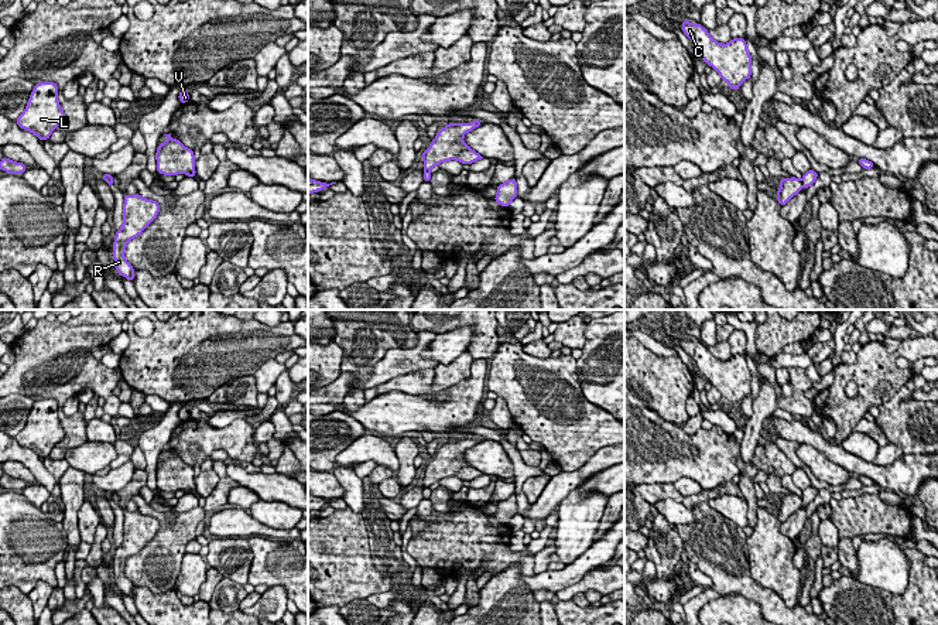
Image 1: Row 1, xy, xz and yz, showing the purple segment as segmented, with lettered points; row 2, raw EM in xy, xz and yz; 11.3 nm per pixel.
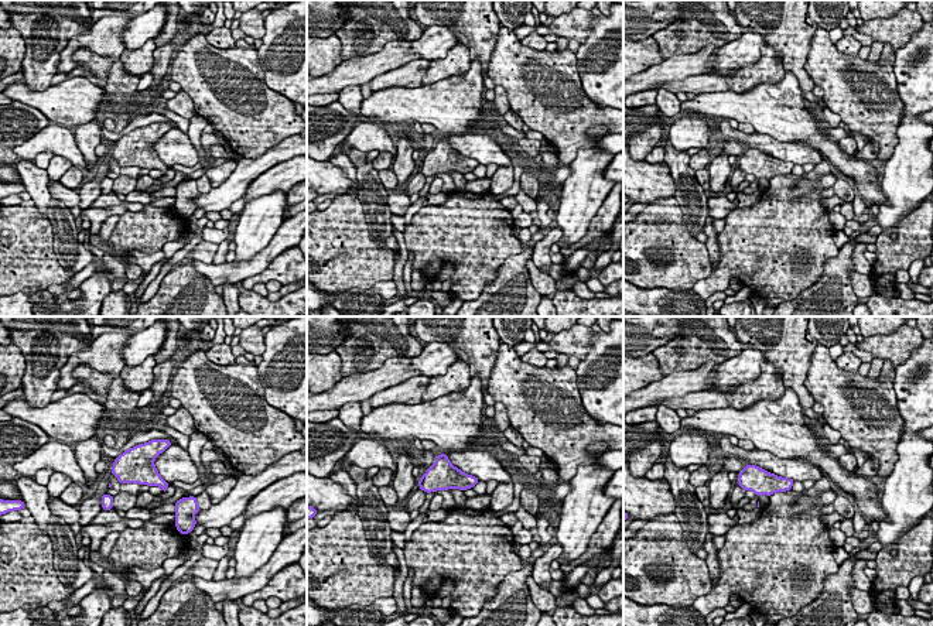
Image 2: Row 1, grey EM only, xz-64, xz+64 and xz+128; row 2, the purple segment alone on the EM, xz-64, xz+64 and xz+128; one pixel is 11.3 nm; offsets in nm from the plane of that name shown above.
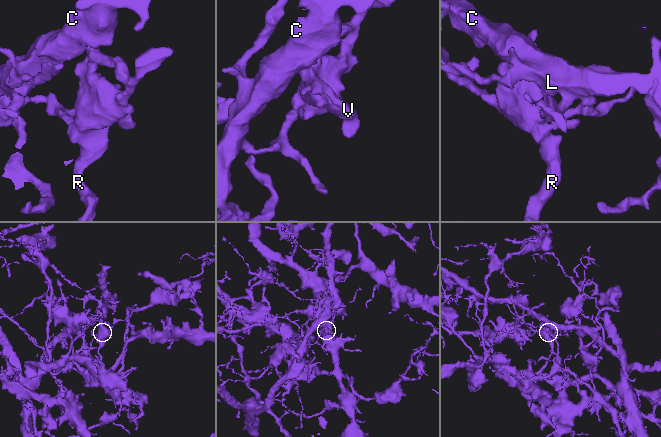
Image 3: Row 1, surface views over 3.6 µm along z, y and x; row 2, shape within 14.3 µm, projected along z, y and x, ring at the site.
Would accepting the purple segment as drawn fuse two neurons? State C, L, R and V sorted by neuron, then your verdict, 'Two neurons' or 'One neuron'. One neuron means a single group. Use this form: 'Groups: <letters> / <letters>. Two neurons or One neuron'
Groups: C L / R V. Two neurons

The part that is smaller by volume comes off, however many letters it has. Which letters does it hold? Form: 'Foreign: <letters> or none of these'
Foreign: C, L

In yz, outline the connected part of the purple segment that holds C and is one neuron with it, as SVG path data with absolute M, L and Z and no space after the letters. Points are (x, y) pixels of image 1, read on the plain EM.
M682 337L682 349L698 366L698 373L715 386L730 407L737 406L752 393L752 373L746 356L732 355L728 361L715 358L699 339Z

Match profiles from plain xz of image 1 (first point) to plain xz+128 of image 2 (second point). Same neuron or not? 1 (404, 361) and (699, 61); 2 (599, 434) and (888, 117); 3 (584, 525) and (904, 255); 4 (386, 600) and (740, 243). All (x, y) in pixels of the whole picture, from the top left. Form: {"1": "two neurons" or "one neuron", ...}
{"1": "one neuron", "2": "one neuron", "3": "two neurons", "4": "one neuron"}

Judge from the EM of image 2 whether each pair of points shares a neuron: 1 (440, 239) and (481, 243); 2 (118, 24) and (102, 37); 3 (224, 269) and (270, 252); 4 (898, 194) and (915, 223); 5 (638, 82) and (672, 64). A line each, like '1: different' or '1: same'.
1: same
2: same
3: same
4: different
5: same

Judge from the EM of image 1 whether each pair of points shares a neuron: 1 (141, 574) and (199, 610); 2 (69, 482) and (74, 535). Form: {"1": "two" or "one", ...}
{"1": "two", "2": "one"}

